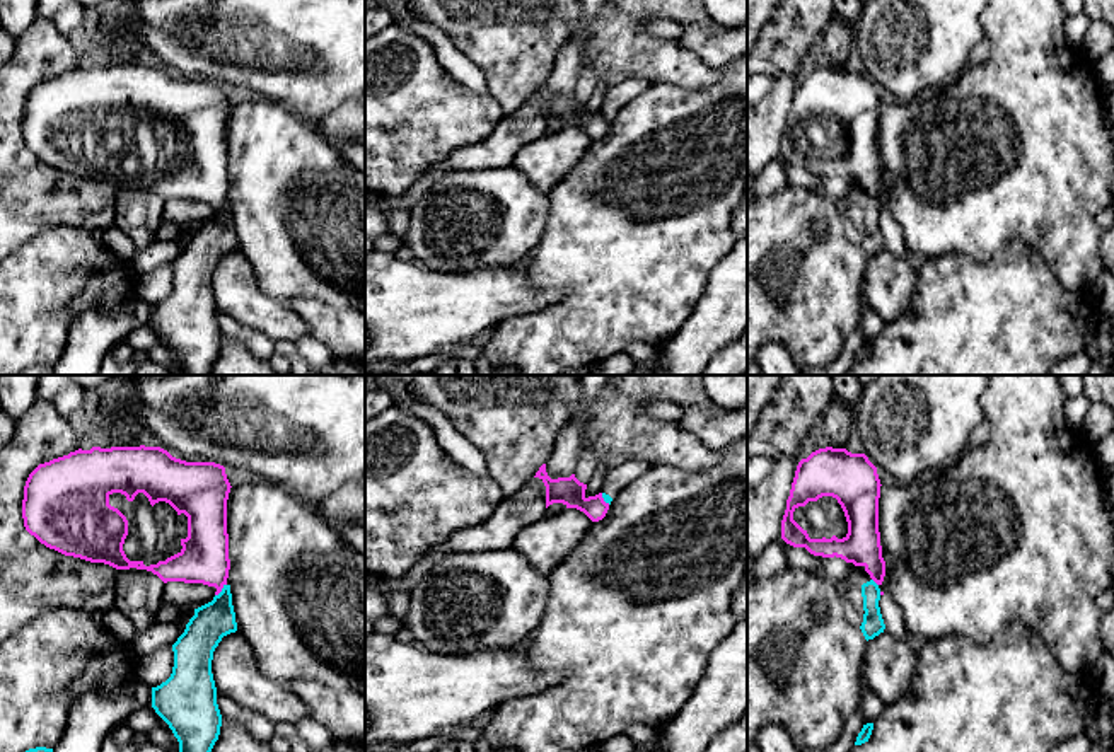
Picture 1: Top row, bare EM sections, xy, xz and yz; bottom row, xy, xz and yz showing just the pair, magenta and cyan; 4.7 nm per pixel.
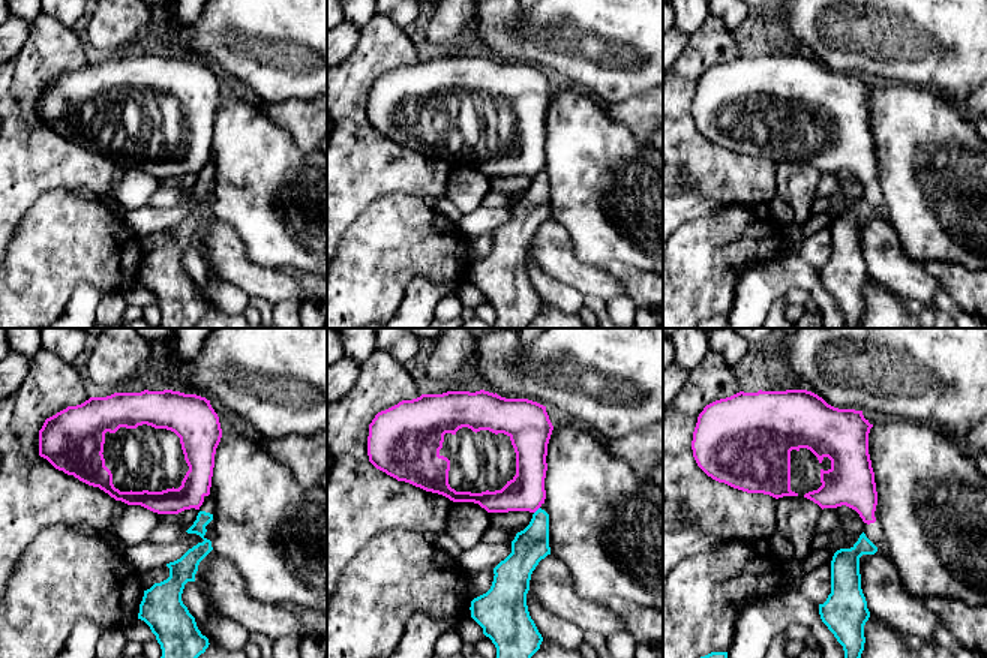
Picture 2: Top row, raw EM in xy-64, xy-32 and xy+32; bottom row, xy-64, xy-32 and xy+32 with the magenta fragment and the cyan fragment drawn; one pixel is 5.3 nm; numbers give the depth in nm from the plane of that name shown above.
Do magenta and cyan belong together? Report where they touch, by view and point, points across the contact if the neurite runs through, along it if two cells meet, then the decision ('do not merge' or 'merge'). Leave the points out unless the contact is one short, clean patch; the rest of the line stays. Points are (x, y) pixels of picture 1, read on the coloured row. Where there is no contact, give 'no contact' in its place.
contact xy (220, 590); border xy (226, 584), (215, 595); do not merge

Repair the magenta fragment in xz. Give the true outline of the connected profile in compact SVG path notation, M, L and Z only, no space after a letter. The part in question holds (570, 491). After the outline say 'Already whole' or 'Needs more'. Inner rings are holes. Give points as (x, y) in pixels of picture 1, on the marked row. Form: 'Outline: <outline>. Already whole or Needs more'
Outline: M542 464L534 477L539 477L546 486L546 508L553 503L563 503L566 508L583 512L592 522L602 520L609 510L602 493L585 496L587 484L580 483L575 474L551 479L546 472L546 464Z. Already whole

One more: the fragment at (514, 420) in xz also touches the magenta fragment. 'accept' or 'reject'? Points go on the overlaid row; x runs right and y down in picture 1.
reject

